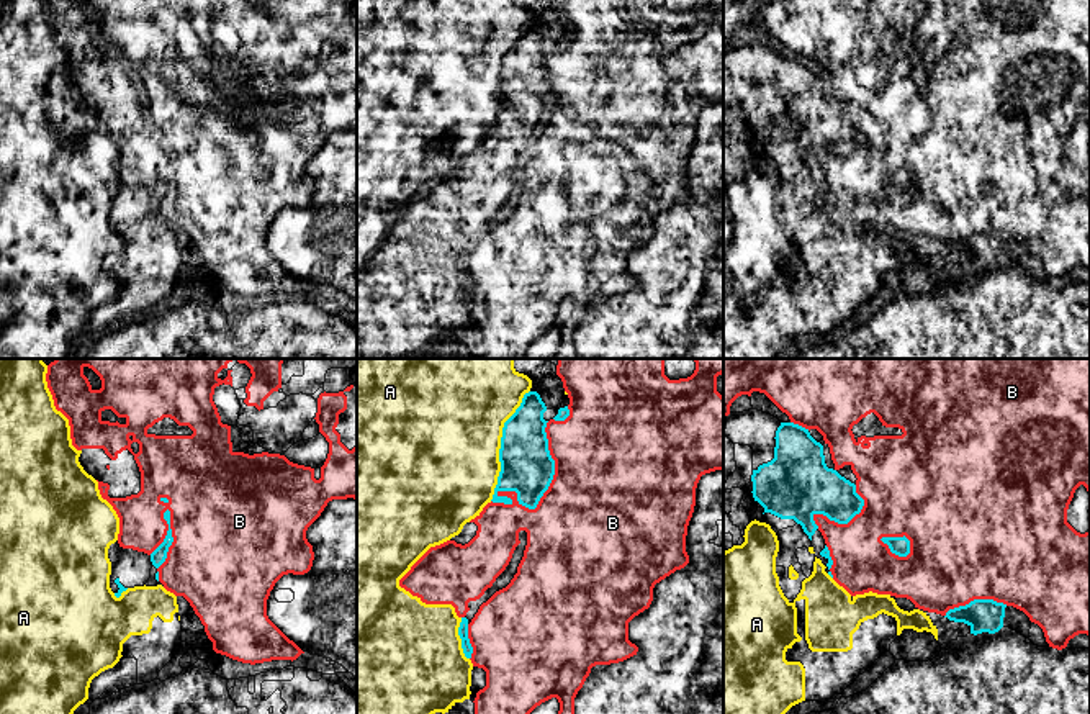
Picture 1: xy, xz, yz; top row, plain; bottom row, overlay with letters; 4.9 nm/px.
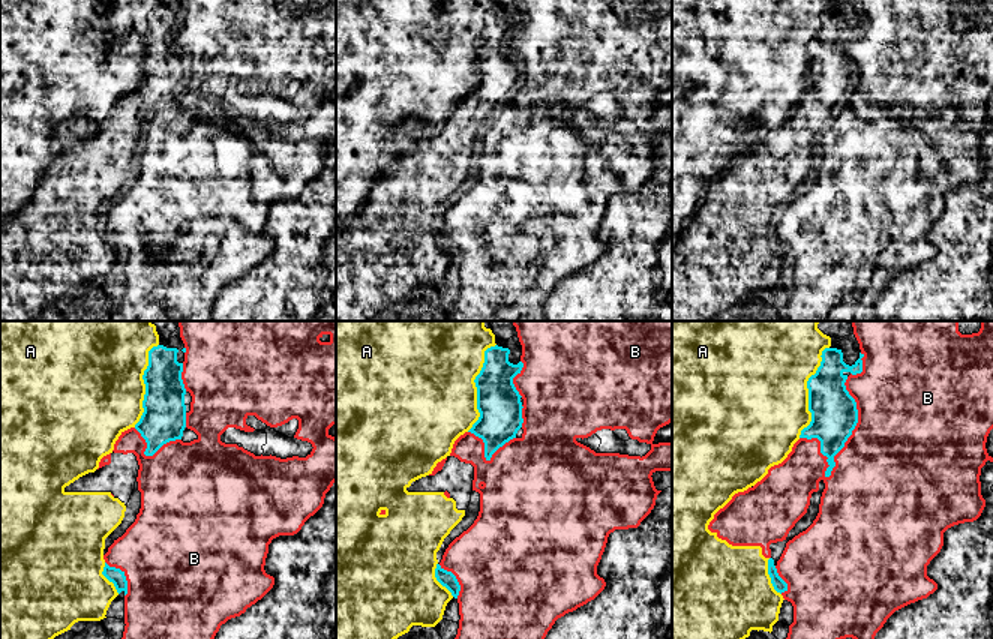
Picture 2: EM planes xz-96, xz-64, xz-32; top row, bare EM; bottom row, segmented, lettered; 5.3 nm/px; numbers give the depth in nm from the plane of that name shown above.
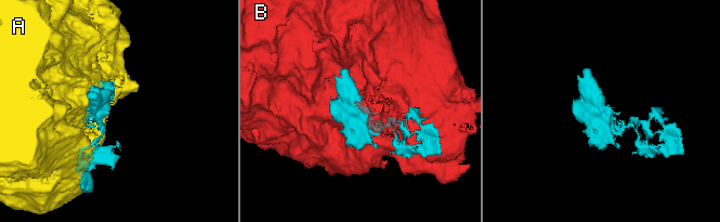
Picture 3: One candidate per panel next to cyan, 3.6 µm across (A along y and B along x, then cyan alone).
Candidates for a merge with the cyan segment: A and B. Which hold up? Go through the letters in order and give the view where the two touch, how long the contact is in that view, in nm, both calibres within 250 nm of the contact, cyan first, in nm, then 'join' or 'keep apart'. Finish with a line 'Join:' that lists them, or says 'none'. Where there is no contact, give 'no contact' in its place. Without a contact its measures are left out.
A: xz | 600 nm | 260/480 nm | keep apart
B: xz | 500 nm | 260/500 nm | join
Join: B

